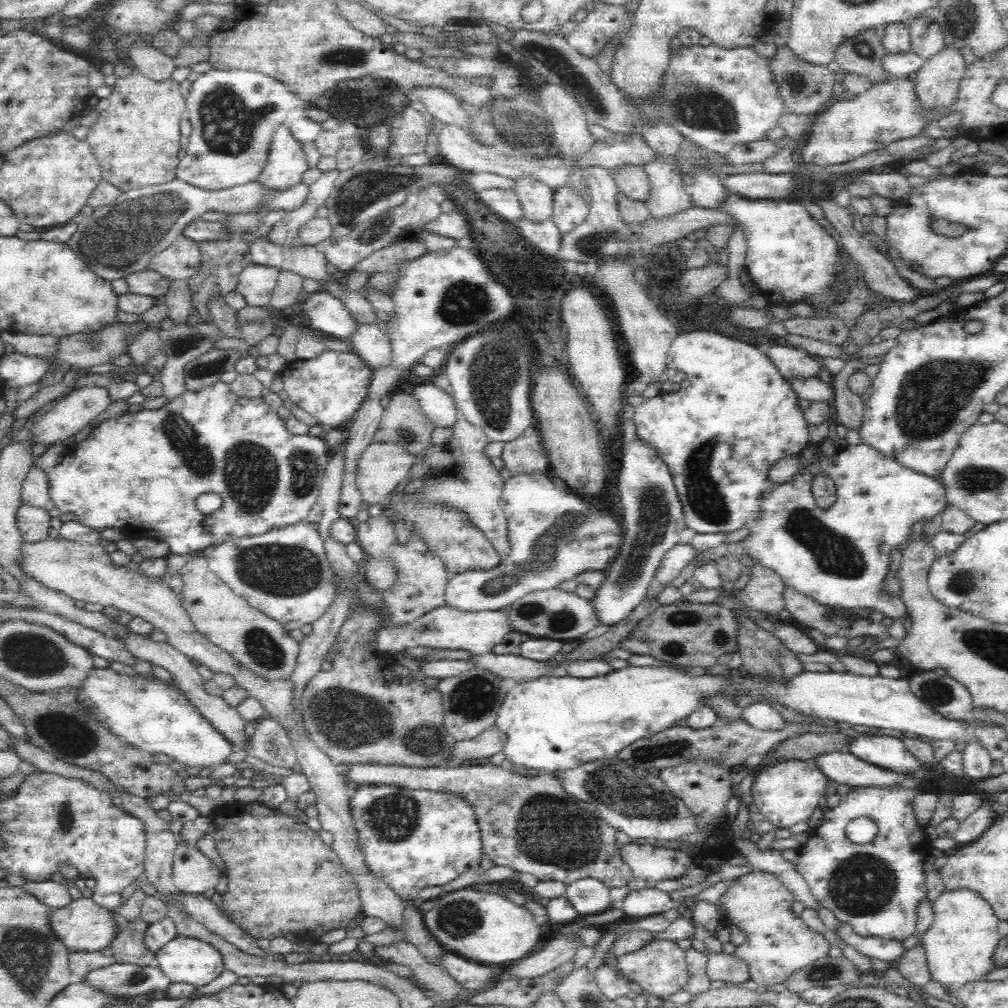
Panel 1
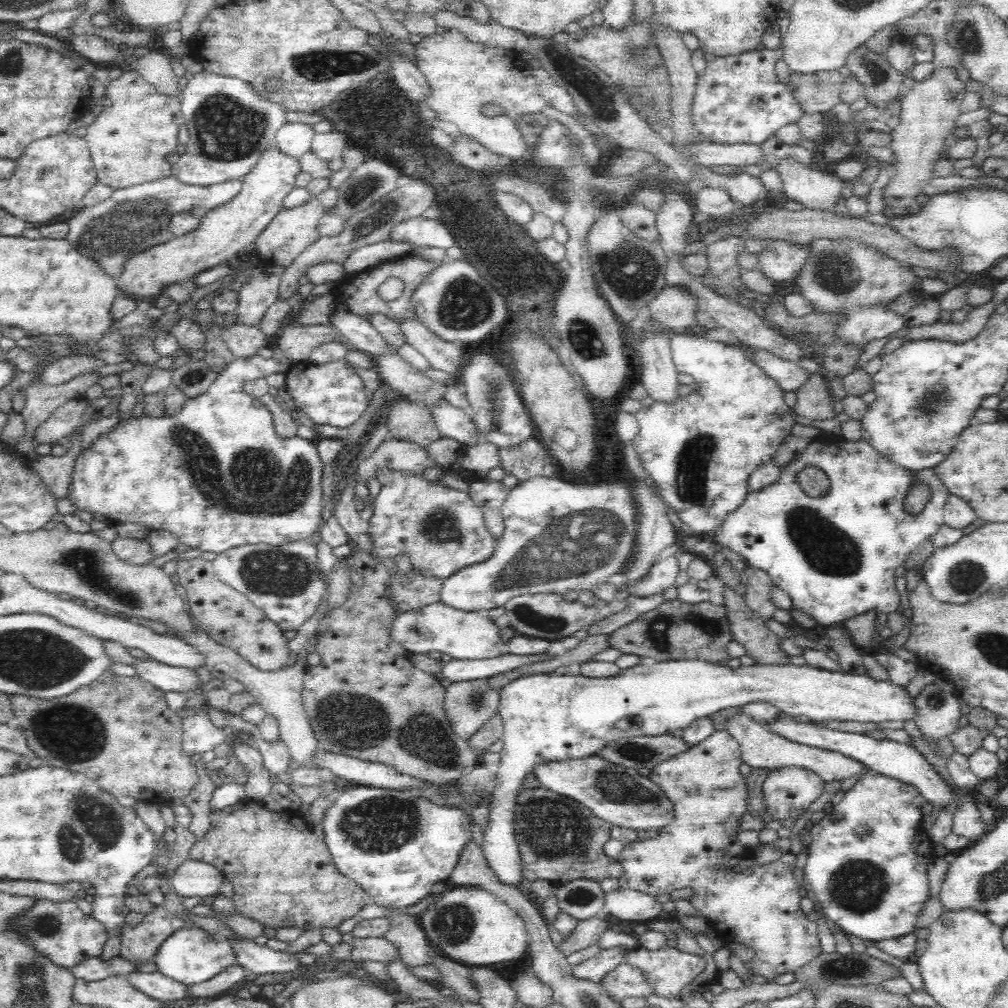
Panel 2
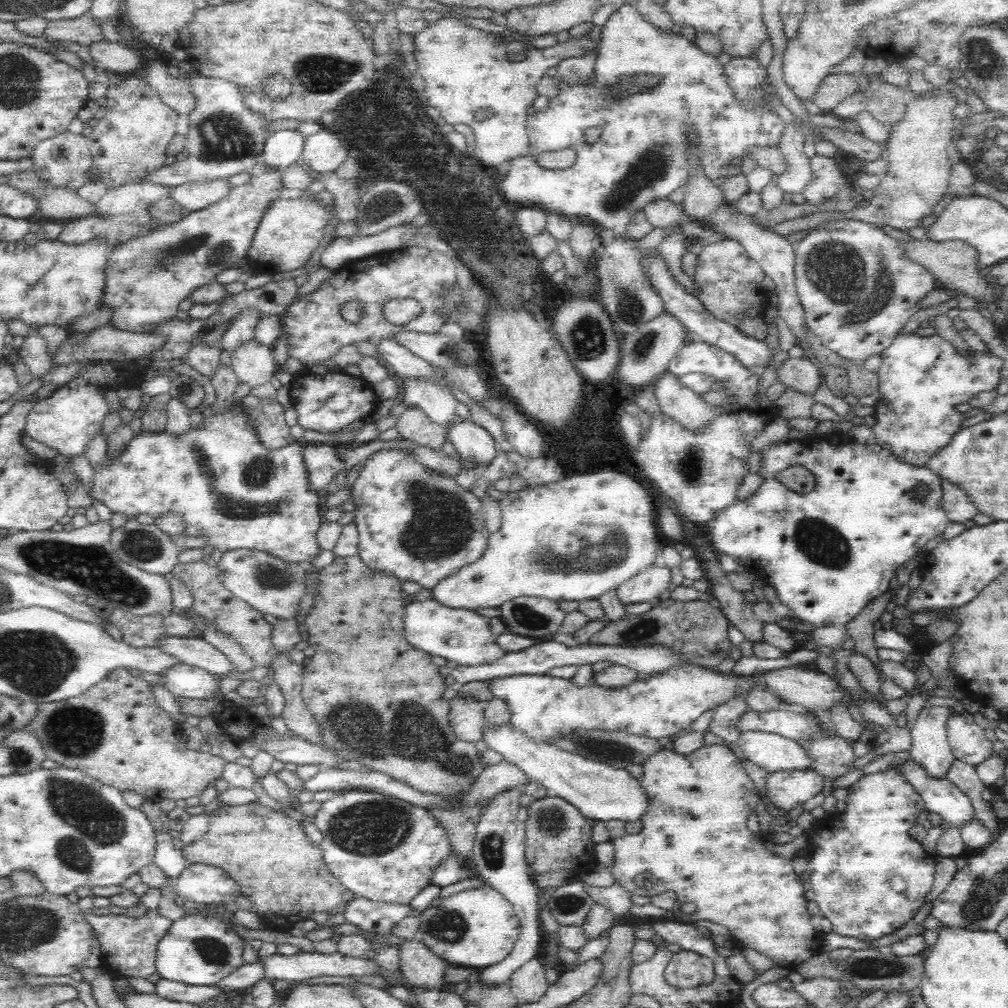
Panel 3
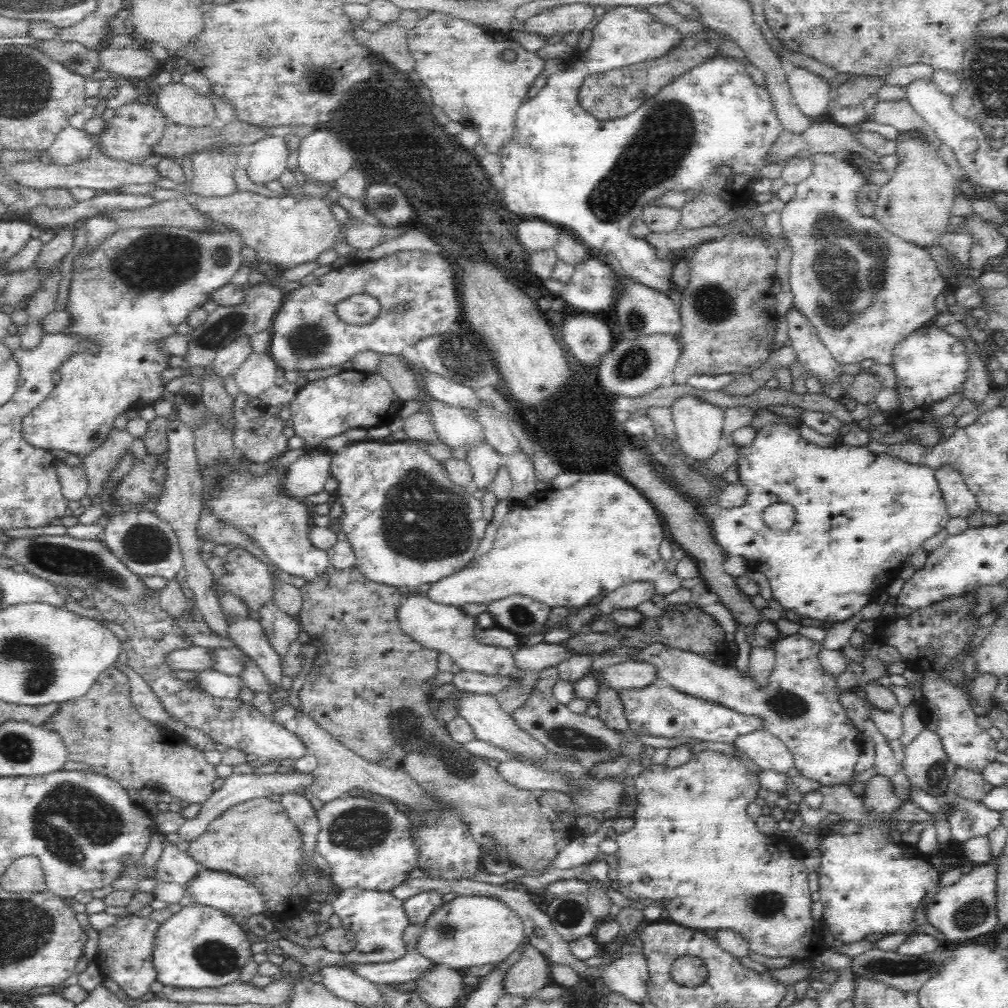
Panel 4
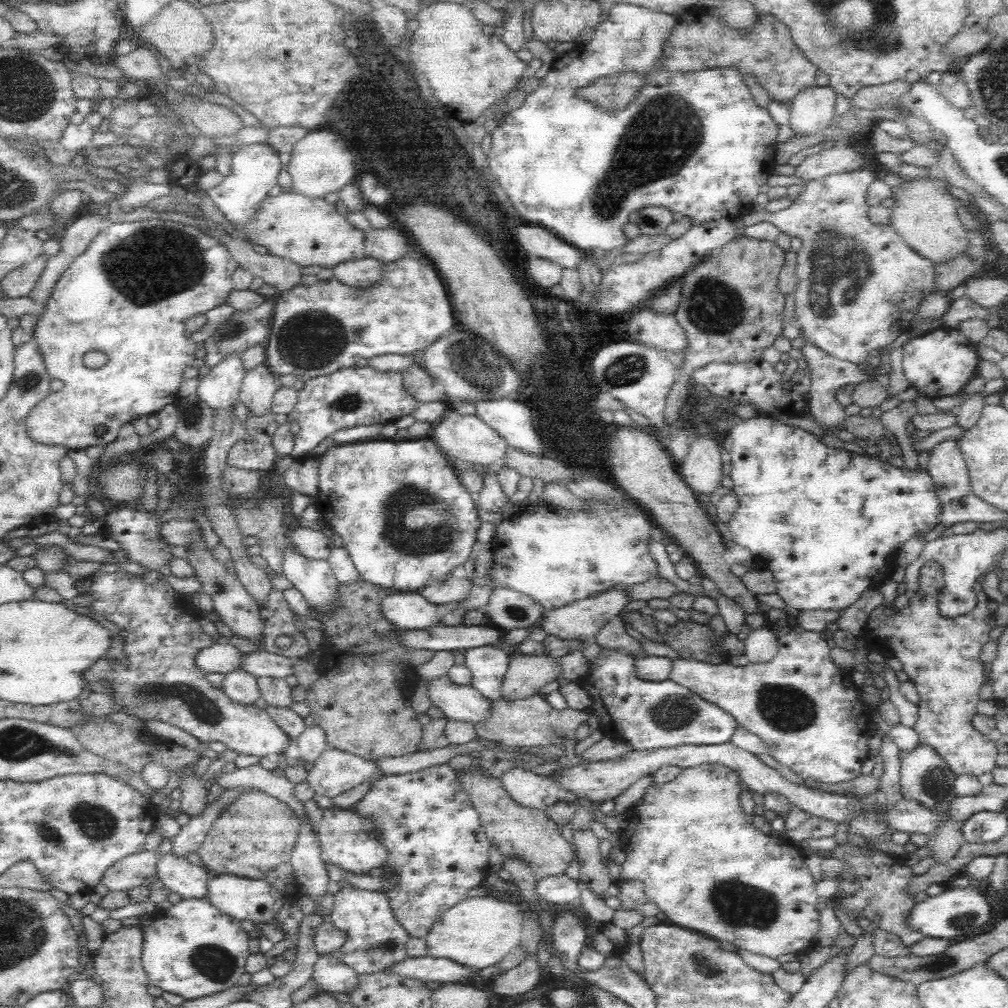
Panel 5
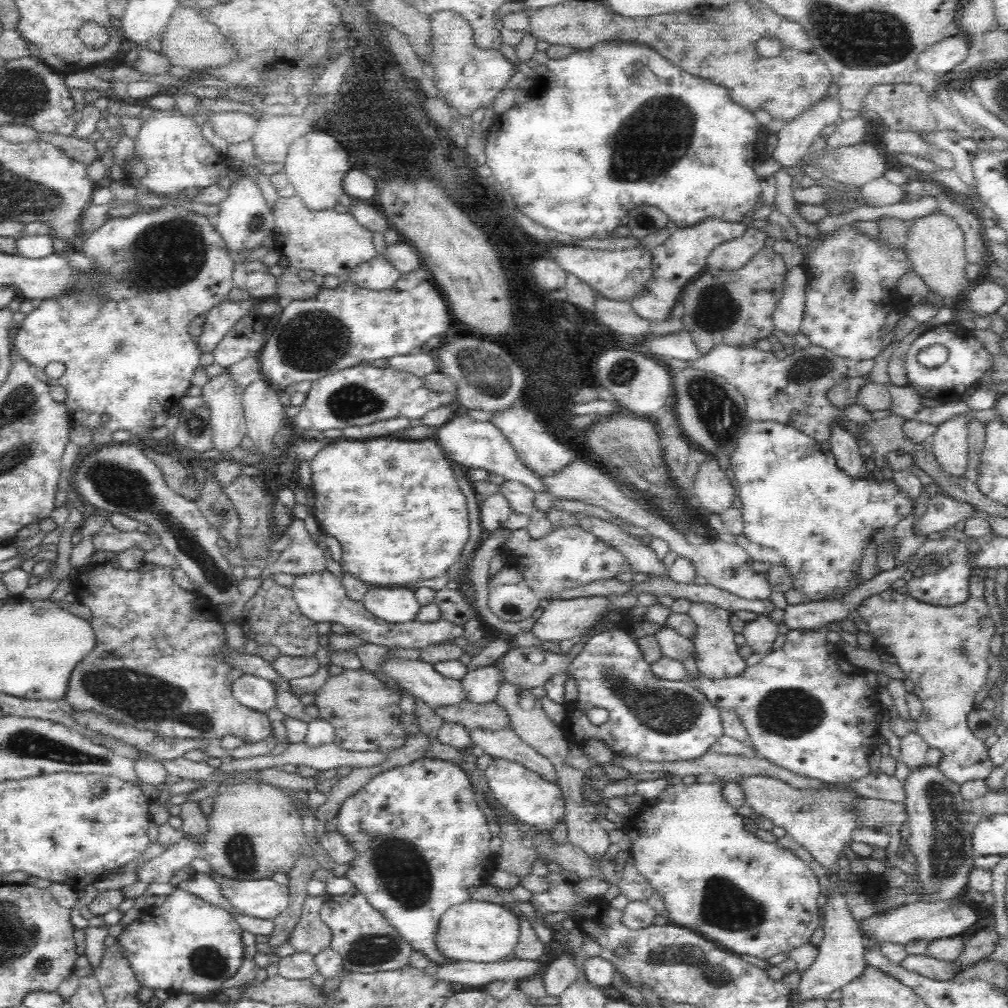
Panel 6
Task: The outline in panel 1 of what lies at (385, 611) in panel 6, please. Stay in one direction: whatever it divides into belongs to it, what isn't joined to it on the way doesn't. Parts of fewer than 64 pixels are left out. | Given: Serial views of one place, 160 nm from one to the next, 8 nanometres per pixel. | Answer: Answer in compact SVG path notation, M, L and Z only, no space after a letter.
M440 607L422 616L412 624L394 626L383 625L376 630L377 649L383 654L393 656L401 654L408 648L415 646L431 646L446 650L466 650L471 656L492 652L496 644L504 640L508 632L512 632L509 614L501 610L485 610L476 612L462 612L454 607Z

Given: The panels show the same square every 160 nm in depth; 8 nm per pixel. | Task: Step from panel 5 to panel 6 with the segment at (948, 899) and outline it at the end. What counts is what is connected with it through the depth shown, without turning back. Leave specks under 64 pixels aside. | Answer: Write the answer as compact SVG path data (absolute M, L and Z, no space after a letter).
M968 899L954 901L911 901L907 905L891 910L889 913L874 913L861 923L861 930L873 936L879 944L895 942L905 945L908 942L928 942L939 938L950 938L964 934L978 920L976 911L968 904Z

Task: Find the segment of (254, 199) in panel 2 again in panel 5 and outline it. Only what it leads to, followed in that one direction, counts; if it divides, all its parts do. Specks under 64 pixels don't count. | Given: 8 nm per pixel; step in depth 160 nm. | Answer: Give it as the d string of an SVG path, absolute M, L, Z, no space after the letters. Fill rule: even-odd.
M128 219L119 223L107 223L98 234L93 236L90 244L86 246L86 250L74 259L68 270L60 277L56 288L53 290L51 299L45 304L45 313L42 315L42 318L39 318L38 322L35 322L35 330L29 336L40 343L40 347L42 347L48 375L52 379L58 379L64 383L62 390L57 393L51 393L31 411L31 414L28 414L28 417L25 419L25 429L30 439L44 445L66 447L68 450L84 450L88 446L106 445L118 438L120 427L127 422L130 423L131 418L146 415L152 416L164 406L171 404L175 397L178 396L178 390L183 381L183 371L193 366L195 358L200 355L201 350L199 344L189 340L185 322L194 315L205 314L208 310L226 303L226 296L228 296L230 290L234 289L232 275L238 267L238 263L234 260L232 253L222 243L212 239L212 237L208 237L208 235L205 235L196 227L159 219L136 222ZM91 351L103 352L108 357L108 362L104 366L100 366L100 368L89 368L83 360L85 354ZM101 424L107 425L108 431L99 440L94 437L94 428Z

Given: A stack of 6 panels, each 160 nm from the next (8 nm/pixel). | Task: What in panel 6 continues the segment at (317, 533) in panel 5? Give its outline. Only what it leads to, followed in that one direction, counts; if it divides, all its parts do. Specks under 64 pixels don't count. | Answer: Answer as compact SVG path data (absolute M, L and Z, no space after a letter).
M293 517L286 530L286 535L289 537L288 546L282 550L278 559L271 565L266 567L266 572L284 572L284 574L306 574L306 572L322 572L326 570L328 554L325 552L324 544L316 542L310 535L310 532L304 527L304 521Z

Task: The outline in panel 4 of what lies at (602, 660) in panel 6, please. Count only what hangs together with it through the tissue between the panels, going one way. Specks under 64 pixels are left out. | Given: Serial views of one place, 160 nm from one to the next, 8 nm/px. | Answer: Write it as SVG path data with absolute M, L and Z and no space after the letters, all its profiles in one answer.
M654 683L650 688L621 690L619 697L624 705L629 725L642 734L666 736L666 738L688 736L698 740L730 743L735 742L740 736L765 728L759 716L740 714L731 708L684 694L670 685Z

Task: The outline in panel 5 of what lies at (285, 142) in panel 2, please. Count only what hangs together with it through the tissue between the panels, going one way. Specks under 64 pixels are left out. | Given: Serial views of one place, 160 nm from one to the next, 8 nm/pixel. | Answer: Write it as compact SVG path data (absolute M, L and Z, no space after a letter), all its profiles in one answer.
M254 142L243 146L232 157L231 174L217 186L206 190L208 196L218 206L228 222L246 222L256 214L258 203L268 196L268 192L277 186L279 174L284 164L274 145L268 142Z

